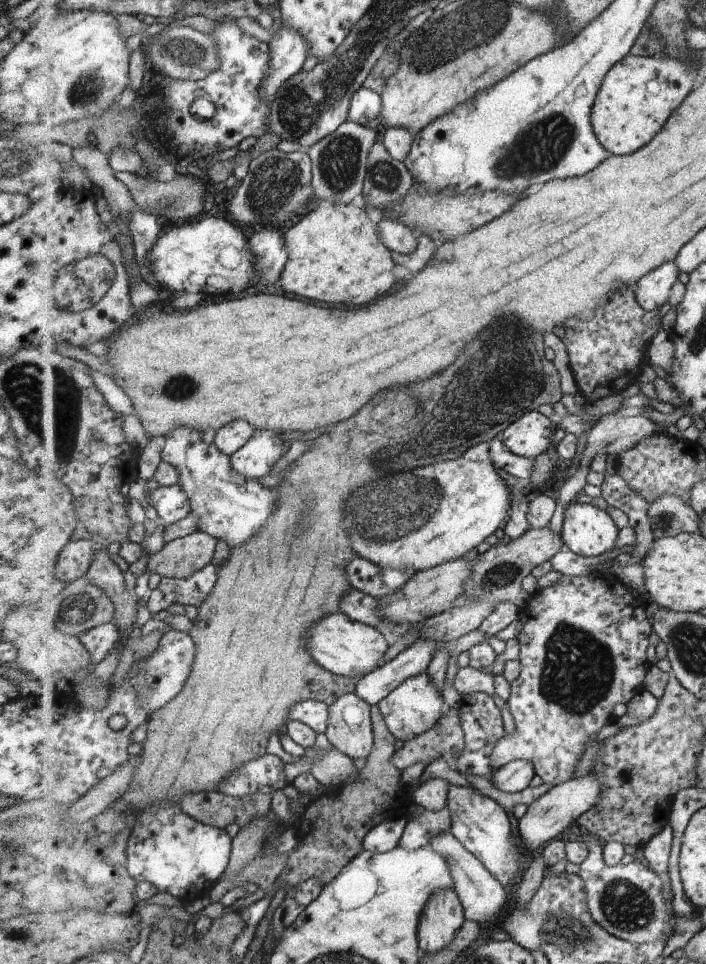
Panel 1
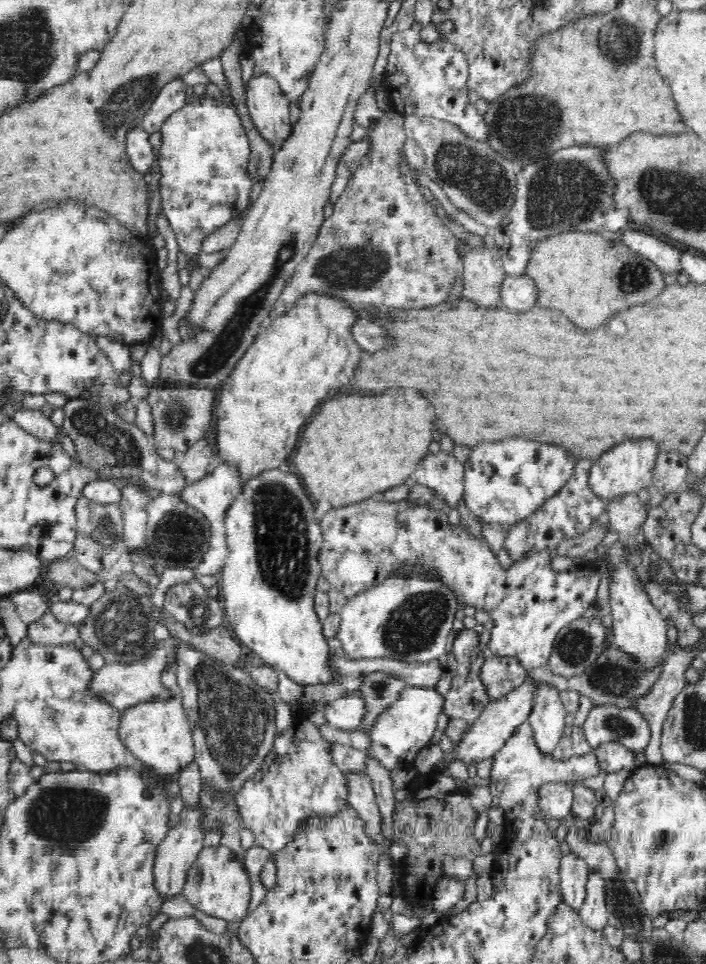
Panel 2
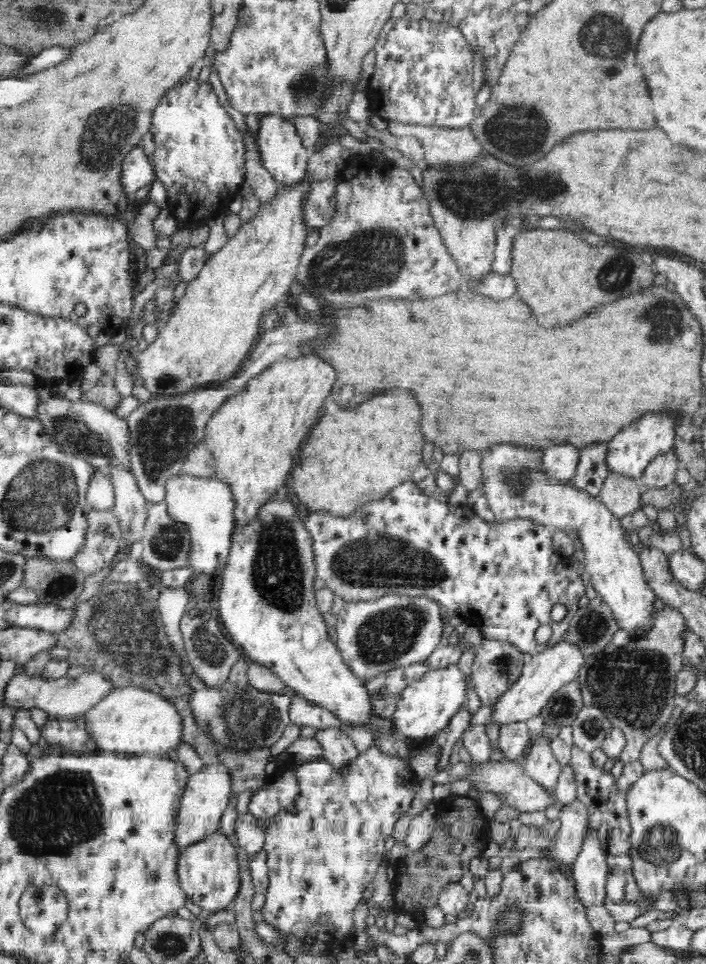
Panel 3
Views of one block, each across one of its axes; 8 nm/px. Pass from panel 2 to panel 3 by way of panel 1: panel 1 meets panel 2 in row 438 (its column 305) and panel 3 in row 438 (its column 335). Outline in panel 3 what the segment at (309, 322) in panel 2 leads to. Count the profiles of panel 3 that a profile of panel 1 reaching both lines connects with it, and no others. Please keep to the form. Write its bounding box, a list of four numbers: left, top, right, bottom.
[203,352,336,526]

